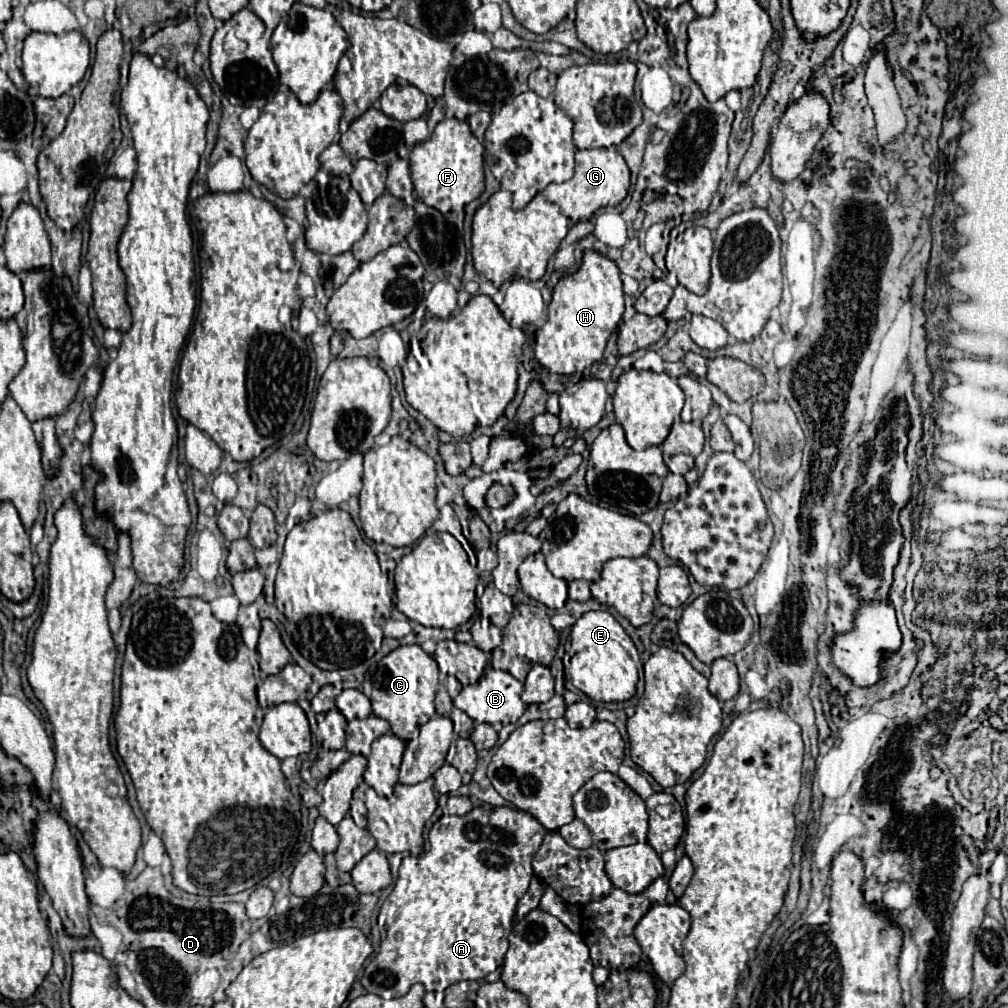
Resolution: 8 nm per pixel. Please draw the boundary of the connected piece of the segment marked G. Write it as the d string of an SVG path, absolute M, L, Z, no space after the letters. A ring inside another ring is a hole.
M618 146L597 148L597 150L577 150L575 154L575 174L563 184L549 184L543 196L557 204L561 212L573 222L589 220L603 206L617 206L629 192L629 168L619 154Z

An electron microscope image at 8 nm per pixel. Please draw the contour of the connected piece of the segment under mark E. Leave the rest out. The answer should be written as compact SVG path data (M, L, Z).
M605 610L583 614L570 633L570 650L562 658L565 674L583 694L597 702L625 702L636 695L637 665L642 665L633 640Z

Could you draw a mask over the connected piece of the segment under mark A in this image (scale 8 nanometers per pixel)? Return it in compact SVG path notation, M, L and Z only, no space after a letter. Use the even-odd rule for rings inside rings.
M509 806L473 808L465 816L441 816L433 824L433 828L429 832L431 850L421 854L415 864L403 864L401 862L401 866L399 866L399 878L395 882L395 888L393 888L393 892L389 894L389 898L387 898L379 911L377 919L377 924L381 930L379 954L367 964L367 968L363 972L363 978L361 978L363 988L367 992L383 996L383 998L399 998L399 996L405 996L409 992L411 984L417 984L417 982L425 984L425 990L443 992L447 986L451 986L455 982L461 982L461 980L481 980L487 974L495 972L499 968L499 964L503 962L503 958L505 958L505 952L507 952L507 946L509 946L507 944L507 936L511 934L511 928L513 928L513 922L515 922L517 902L519 902L519 898L529 888L529 882L533 878L531 860L533 860L533 854L539 850L545 832L547 830L541 826L541 822L537 818L533 818L529 812L523 812L523 810L517 810L517 808L509 808Z

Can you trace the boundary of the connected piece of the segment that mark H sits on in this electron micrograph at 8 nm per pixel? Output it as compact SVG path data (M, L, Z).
M585 250L581 266L573 274L561 276L553 288L549 318L535 338L535 358L541 366L557 374L571 376L583 372L601 360L607 340L619 326L623 312L623 284L617 264L595 250Z

